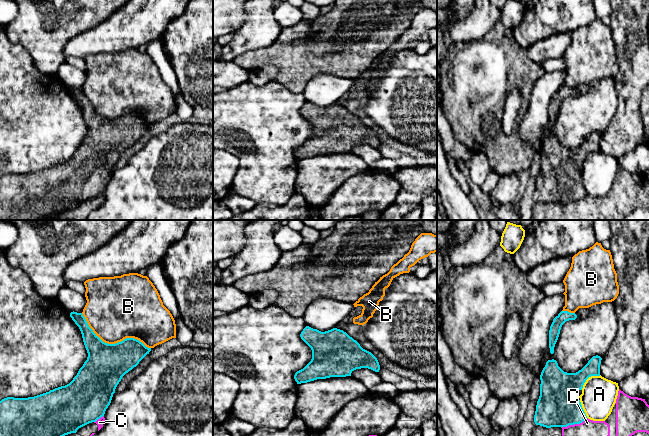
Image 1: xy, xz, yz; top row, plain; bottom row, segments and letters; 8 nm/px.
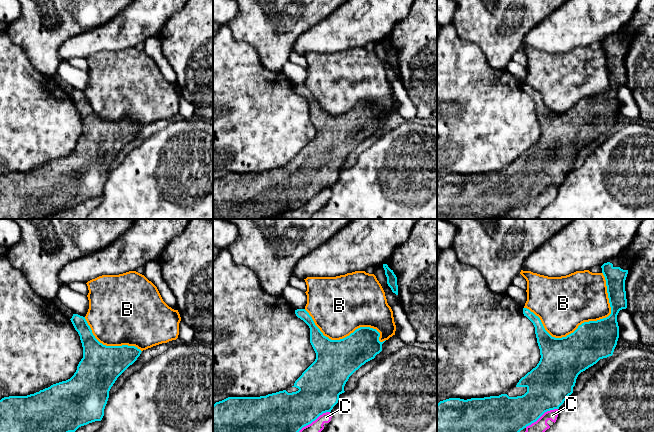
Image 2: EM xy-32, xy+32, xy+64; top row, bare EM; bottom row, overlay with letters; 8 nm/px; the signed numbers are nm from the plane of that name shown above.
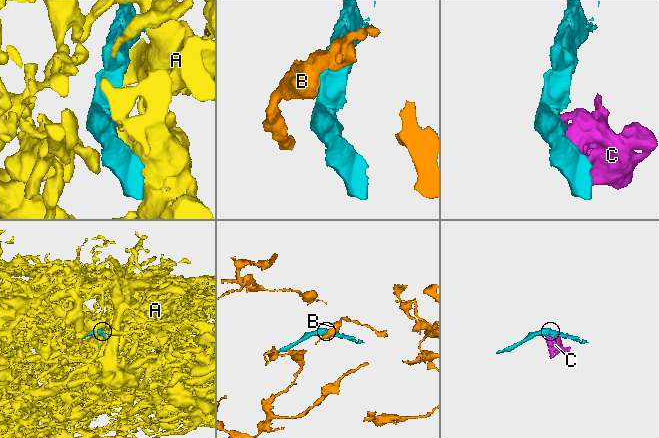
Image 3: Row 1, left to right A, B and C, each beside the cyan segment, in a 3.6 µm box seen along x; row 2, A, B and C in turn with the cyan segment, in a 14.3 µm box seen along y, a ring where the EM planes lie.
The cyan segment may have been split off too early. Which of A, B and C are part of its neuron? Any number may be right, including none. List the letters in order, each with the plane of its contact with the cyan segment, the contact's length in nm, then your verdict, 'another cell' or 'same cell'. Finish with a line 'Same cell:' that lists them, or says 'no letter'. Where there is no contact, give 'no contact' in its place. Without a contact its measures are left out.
A: yz | 200 nm | another cell
B: xy | 650 nm | another cell
C: yz | 220 nm | another cell
Same cell: no letter

